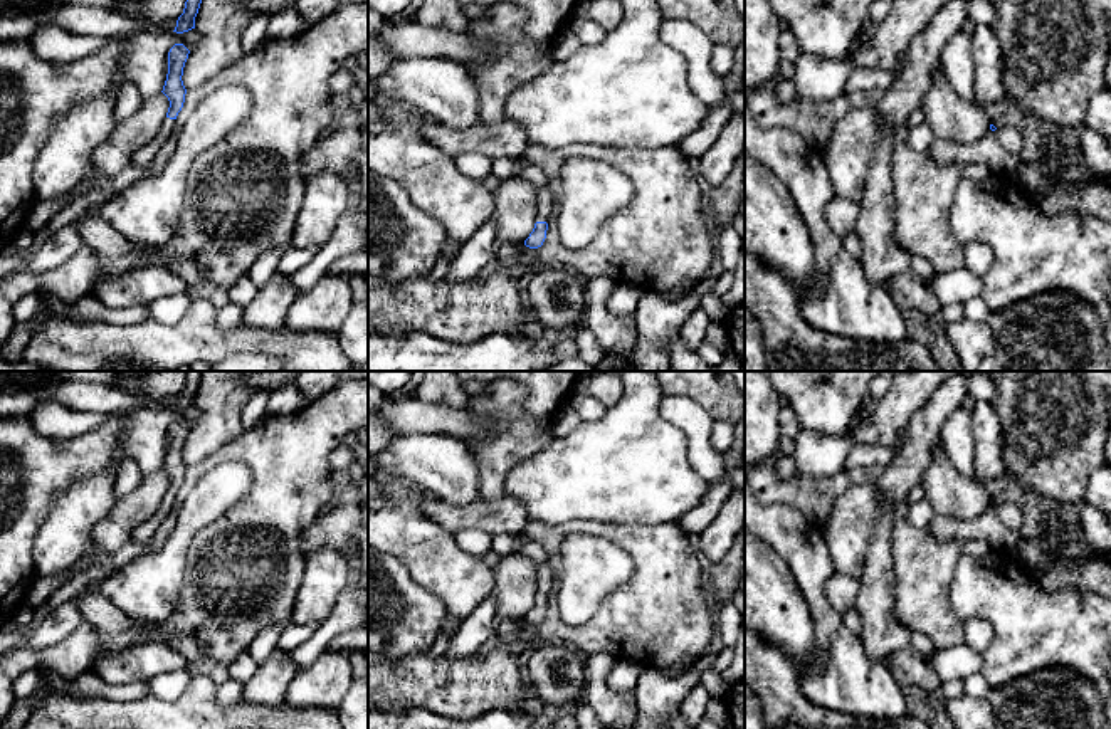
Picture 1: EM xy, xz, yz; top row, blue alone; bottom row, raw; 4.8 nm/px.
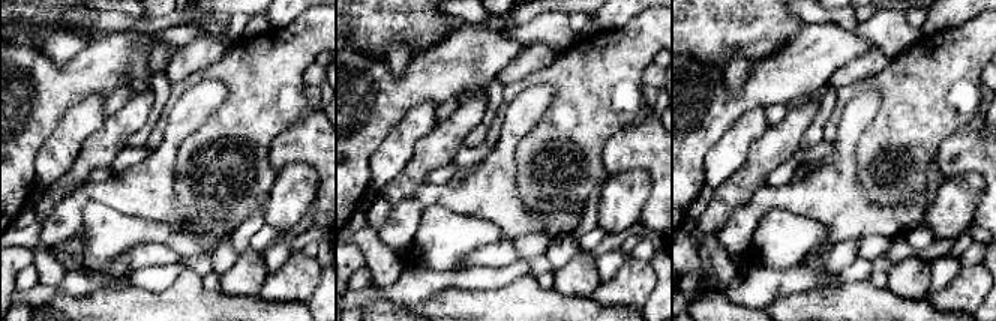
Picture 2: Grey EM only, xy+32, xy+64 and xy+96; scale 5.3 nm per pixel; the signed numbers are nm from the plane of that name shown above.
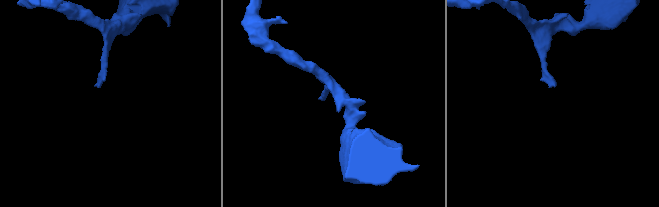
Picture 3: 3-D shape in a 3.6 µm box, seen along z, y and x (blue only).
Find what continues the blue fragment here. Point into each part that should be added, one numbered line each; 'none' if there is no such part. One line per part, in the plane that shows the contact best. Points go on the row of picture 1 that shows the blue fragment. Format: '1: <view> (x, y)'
1: xz (545, 200)

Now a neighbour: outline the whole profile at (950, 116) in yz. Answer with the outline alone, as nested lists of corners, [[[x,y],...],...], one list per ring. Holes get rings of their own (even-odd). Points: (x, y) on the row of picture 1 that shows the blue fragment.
[[[940,64],[933,71],[921,111],[935,138],[941,139],[971,143],[982,138],[992,124],[982,104],[956,94]]]

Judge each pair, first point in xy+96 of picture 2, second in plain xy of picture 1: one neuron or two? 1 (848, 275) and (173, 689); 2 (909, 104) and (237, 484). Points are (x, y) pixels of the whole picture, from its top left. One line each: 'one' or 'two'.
1: one
2: two

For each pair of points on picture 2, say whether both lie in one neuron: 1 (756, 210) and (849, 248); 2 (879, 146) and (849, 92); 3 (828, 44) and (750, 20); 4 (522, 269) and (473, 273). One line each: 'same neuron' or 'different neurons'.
1: different neurons
2: same neuron
3: different neurons
4: same neuron

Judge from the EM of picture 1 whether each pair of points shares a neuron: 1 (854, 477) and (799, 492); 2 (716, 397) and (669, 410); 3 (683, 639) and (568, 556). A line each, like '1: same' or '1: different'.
1: same
2: different
3: different

